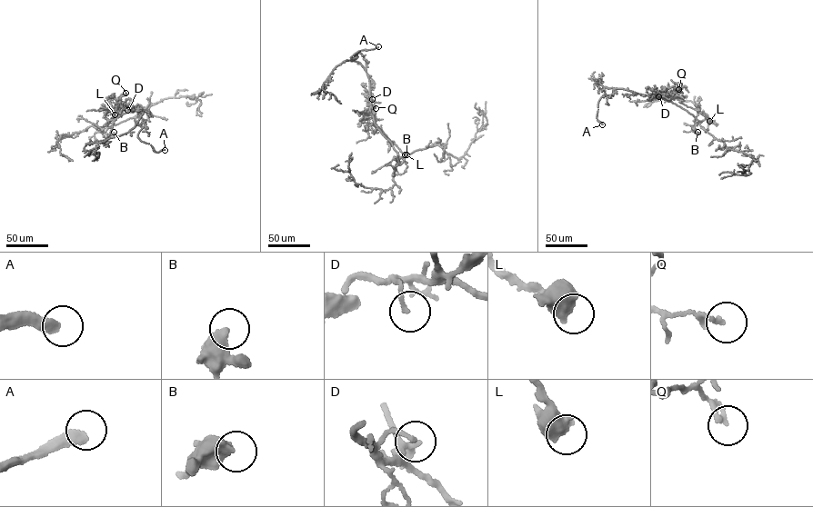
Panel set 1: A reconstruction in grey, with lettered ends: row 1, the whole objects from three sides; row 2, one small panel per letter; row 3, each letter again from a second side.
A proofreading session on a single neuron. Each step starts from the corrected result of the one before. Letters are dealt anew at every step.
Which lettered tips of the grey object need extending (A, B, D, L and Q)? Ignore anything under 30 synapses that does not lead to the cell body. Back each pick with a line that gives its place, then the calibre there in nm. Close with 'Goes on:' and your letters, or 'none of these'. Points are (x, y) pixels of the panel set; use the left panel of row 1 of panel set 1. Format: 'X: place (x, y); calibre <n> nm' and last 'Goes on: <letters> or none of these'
A: place (165, 150); calibre 400 nm
Goes on: A

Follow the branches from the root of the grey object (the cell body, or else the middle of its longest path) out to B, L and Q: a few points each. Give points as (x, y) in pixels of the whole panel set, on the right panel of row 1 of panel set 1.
B: (686, 110), (701, 122), (692, 125), (691, 129), (697, 132)
L: (686, 110), (659, 97), (677, 96), (680, 102), (696, 109), (709, 121)
Q: (686, 110), (659, 97), (674, 94), (674, 87), (678, 89)

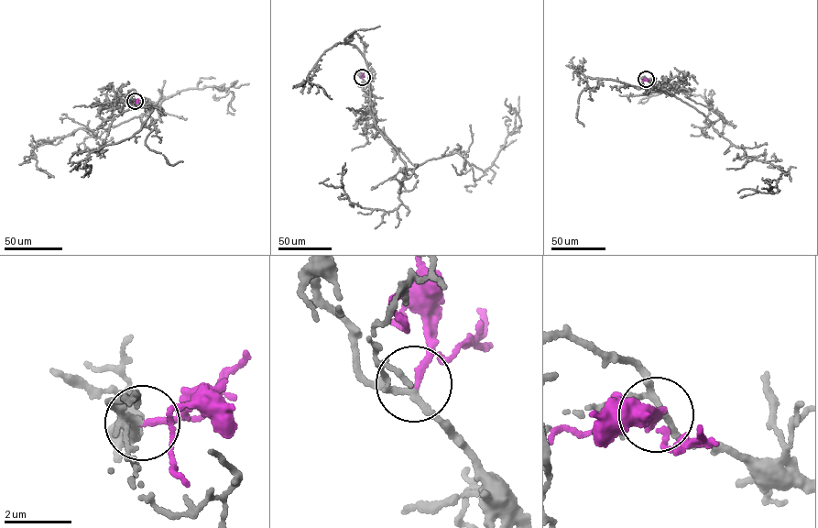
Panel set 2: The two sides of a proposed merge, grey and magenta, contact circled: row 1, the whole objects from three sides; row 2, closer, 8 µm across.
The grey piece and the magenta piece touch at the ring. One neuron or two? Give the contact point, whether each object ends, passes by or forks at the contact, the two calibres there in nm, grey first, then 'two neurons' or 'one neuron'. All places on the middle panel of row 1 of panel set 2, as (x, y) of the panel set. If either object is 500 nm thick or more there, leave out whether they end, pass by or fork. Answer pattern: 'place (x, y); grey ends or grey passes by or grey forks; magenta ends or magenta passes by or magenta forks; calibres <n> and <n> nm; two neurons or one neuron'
place (362, 77); grey forks; magenta ends; calibres 140 and 200 nm; one neuron

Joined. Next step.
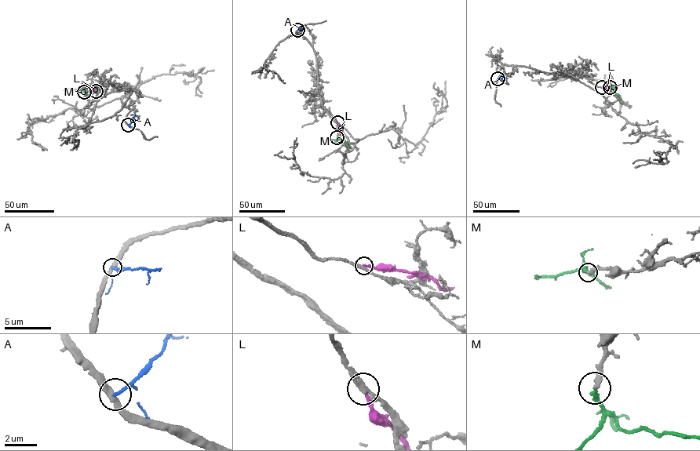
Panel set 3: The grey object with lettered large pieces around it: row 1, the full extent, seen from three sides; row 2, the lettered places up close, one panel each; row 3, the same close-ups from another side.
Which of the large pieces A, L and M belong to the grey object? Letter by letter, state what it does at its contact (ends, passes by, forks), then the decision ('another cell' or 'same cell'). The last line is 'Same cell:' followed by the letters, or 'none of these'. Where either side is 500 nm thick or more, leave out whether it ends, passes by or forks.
A: it ends; another cell
L: it ends; another cell
M: it ends; same cell
Same cell: M

